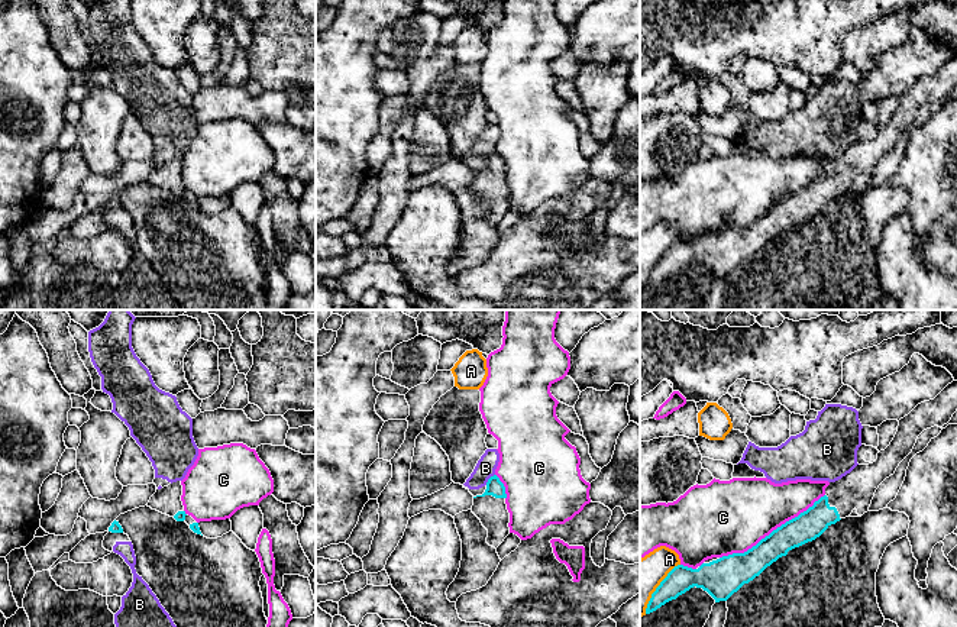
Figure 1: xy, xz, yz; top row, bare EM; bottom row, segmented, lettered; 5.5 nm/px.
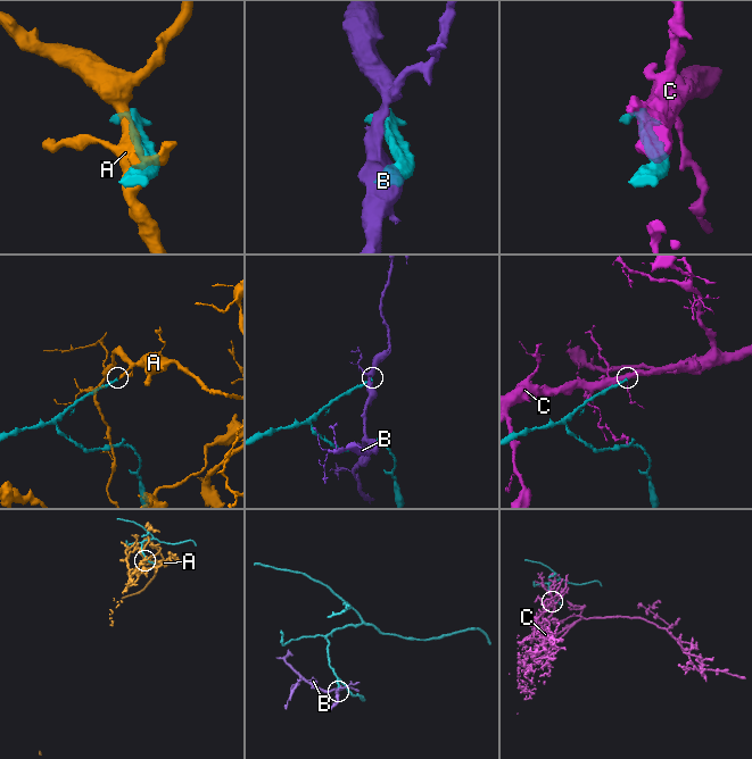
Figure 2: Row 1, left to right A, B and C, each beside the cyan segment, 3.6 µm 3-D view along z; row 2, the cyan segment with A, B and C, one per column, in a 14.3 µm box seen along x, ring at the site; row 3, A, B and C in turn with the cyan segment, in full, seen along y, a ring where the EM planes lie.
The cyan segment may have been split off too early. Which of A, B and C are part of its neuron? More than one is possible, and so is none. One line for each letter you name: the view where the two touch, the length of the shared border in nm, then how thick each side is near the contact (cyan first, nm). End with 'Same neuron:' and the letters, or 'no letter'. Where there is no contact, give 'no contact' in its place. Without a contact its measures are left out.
Same neuron: no letter

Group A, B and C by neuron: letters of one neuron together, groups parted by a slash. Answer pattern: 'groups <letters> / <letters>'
groups A / B / C

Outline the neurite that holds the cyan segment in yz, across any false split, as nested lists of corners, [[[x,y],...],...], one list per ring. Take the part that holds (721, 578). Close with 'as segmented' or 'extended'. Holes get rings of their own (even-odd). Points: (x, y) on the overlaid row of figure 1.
[[[953,381],[934,400],[918,404],[908,416],[899,420],[898,432],[893,440],[885,450],[880,450],[877,453],[877,459],[873,463],[857,465],[850,474],[847,474],[841,479],[830,482],[830,485],[825,488],[825,495],[815,501],[812,507],[773,530],[756,546],[753,546],[744,553],[733,553],[709,563],[702,563],[698,569],[692,569],[683,565],[675,566],[652,594],[652,598],[646,608],[646,614],[656,611],[672,599],[676,599],[679,595],[685,594],[693,586],[707,591],[715,599],[715,602],[727,601],[744,584],[753,581],[779,557],[786,556],[788,552],[795,547],[815,540],[831,524],[835,524],[841,518],[848,517],[854,508],[857,510],[859,516],[863,516],[869,511],[869,507],[879,485],[886,478],[893,475],[899,463],[912,452],[918,436],[924,430],[931,429],[934,426],[943,427],[951,420],[956,411],[957,381]]]; extended

